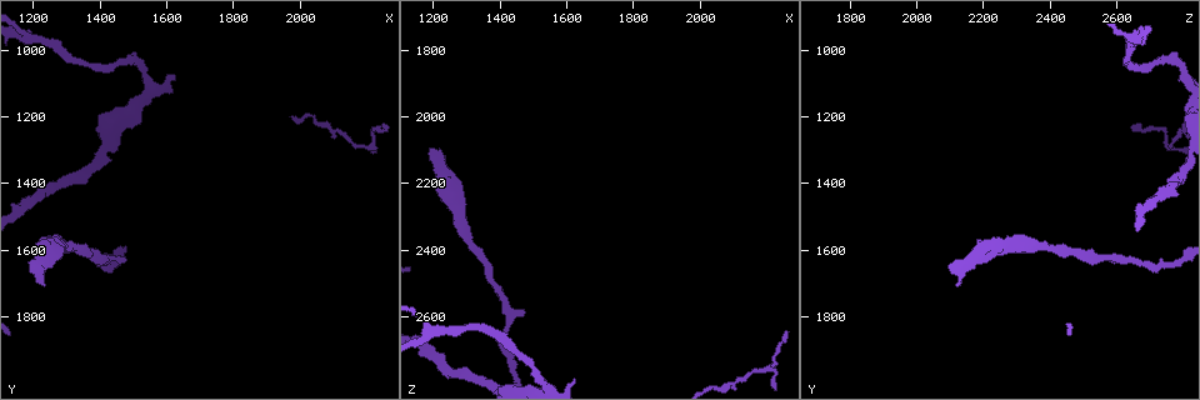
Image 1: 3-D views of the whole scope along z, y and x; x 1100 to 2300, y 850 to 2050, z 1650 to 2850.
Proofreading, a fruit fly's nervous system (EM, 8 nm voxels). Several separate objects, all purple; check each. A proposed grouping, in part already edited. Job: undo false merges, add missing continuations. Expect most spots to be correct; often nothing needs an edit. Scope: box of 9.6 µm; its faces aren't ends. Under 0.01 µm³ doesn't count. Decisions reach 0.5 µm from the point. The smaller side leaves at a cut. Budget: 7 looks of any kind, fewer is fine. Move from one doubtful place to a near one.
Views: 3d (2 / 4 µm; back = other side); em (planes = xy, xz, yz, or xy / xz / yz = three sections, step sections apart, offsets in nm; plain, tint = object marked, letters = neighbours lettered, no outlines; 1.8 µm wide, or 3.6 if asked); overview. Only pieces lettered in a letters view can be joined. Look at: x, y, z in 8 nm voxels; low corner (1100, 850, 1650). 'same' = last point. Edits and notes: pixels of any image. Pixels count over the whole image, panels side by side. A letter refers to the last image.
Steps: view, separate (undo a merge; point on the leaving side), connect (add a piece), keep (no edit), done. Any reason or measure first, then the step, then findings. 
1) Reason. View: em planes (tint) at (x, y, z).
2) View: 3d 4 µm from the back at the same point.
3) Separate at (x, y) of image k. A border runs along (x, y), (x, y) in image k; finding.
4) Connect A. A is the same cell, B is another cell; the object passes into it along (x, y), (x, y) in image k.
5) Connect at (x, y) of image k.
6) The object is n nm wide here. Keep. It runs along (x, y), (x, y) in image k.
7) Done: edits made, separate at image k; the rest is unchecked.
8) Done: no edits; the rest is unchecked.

An open end. View: 3d 2 µm at (1630, 1090, 2790).

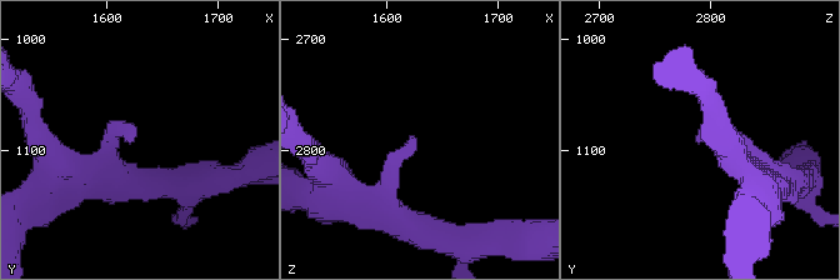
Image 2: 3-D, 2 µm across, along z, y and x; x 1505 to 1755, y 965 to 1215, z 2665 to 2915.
Need the tissue. View: em xz step 8 (letters) at (1624, 1084, 2788).

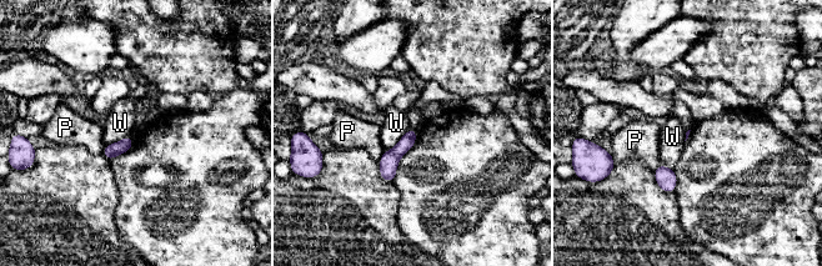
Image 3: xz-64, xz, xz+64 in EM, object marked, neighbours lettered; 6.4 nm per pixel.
The longest contact is with W, 220 nm. Keep. P and W are other cells; a border runs along (409, 128), (391, 149), (384, 151) in image 3; no lettered piece goes on from it.

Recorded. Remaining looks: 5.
Sharp bend. View: 3d 2 µm from the back at (2220, 1300, 2770).

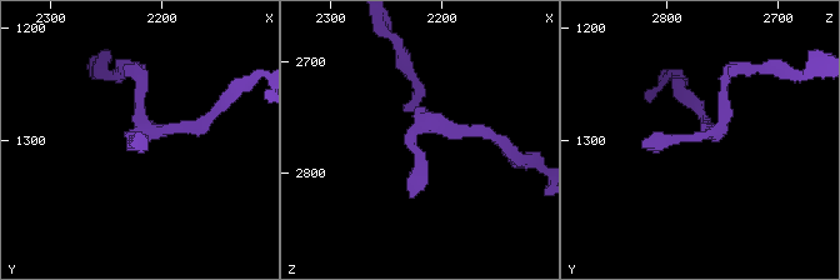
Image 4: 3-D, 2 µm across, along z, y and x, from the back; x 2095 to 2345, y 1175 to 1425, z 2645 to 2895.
View: em xz step 16 (tint) at (2212, 1296, 2768).

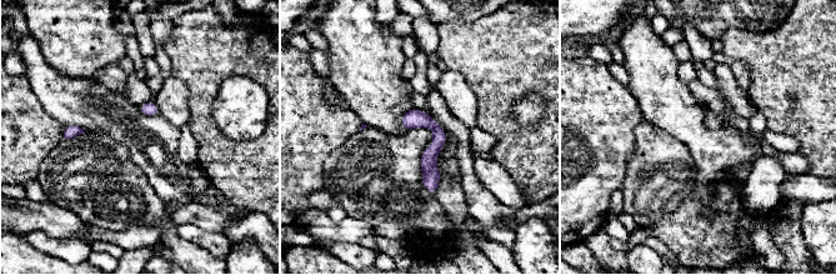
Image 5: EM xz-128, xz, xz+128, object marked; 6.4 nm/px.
Another direction. View: em planes (letters) at the same point.

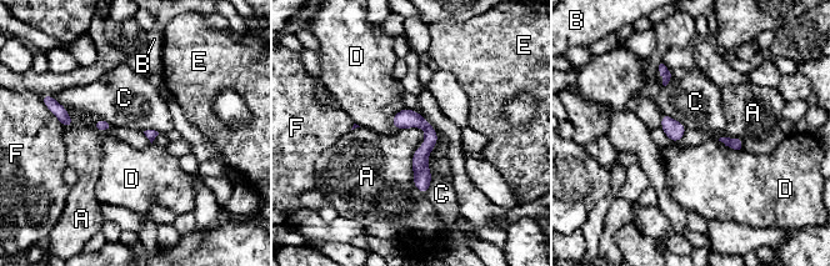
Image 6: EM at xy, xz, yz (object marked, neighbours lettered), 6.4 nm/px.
The object is 60 nm wide here. Keep. A, B, C, D, E and F are other cells; one neuron here.

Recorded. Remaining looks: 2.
Done: no edits; the rest is unchecked.

